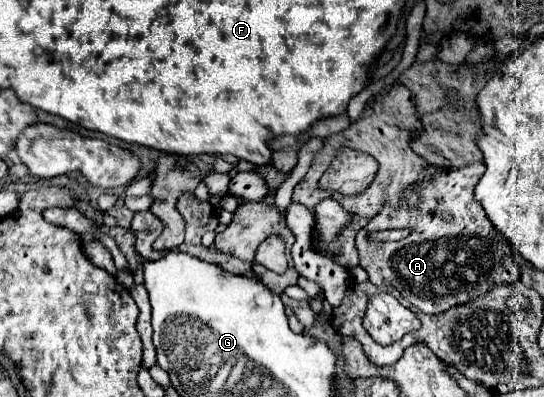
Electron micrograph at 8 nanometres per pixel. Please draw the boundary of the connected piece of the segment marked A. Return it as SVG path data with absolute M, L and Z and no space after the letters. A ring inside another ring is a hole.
M471 163L461 169L441 169L433 179L423 183L421 203L417 211L419 215L409 213L405 209L397 209L397 211L391 207L381 209L379 215L367 227L363 227L363 231L359 231L359 237L357 237L359 265L369 273L369 281L373 285L393 285L409 303L413 303L423 313L441 313L441 311L447 311L449 307L463 305L475 299L475 295L477 297L483 295L493 285L519 281L521 273L519 273L519 267L515 265L511 243L491 225L483 207L475 201L473 191L483 173L485 173L483 163ZM387 227L411 227L413 233L403 241L371 243L371 239L367 239L371 231L383 231Z

